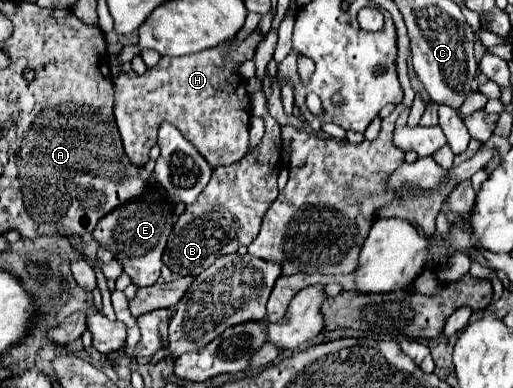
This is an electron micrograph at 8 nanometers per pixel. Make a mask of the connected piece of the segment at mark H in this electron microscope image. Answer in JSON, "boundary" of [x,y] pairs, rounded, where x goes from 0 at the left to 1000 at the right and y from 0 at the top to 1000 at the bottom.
{"boundary":[[[493,80],[466,116],[439,106],[396,137],[318,147],[302,173],[287,178],[283,193],[244,188],[224,198],[224,312],[255,420],[267,430],[287,420],[294,381],[306,369],[306,332],[318,312],[337,317],[415,436],[427,425],[454,425],[478,405],[489,260],[478,235],[478,204],[458,188],[458,168],[489,152],[509,101],[513,90]]]}

